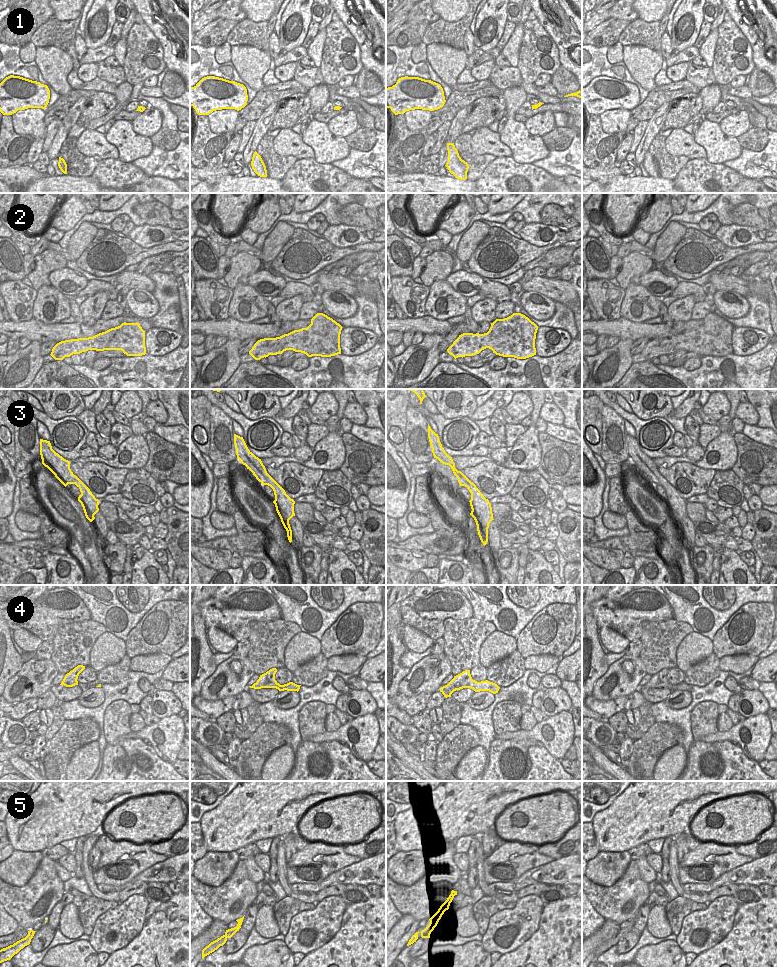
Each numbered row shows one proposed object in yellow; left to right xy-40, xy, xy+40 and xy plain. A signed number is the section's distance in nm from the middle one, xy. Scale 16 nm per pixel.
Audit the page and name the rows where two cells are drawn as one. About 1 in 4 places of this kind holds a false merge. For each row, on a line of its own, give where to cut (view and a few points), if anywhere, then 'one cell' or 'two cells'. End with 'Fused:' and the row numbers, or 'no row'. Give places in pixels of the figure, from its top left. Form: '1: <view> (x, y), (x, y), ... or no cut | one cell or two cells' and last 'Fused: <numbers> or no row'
1: no cut | one cell
2: no cut | one cell
3: no cut | one cell
4: no cut | one cell
5: no cut | one cell
Fused: no row

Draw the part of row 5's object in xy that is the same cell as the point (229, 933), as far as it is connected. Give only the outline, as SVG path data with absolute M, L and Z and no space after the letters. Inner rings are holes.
M244 916L238 920L236 920L238 922L236 927L226 930L226 932L223 936L221 936L220 938L218 938L217 940L213 941L213 942L211 942L208 946L206 946L202 950L202 959L205 956L209 955L210 953L214 952L215 950L217 950L220 946L223 946L226 943L228 938L231 938L237 931L239 931L239 929L241 928Z

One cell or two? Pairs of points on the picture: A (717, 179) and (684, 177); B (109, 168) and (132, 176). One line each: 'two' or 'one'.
A: one
B: one

